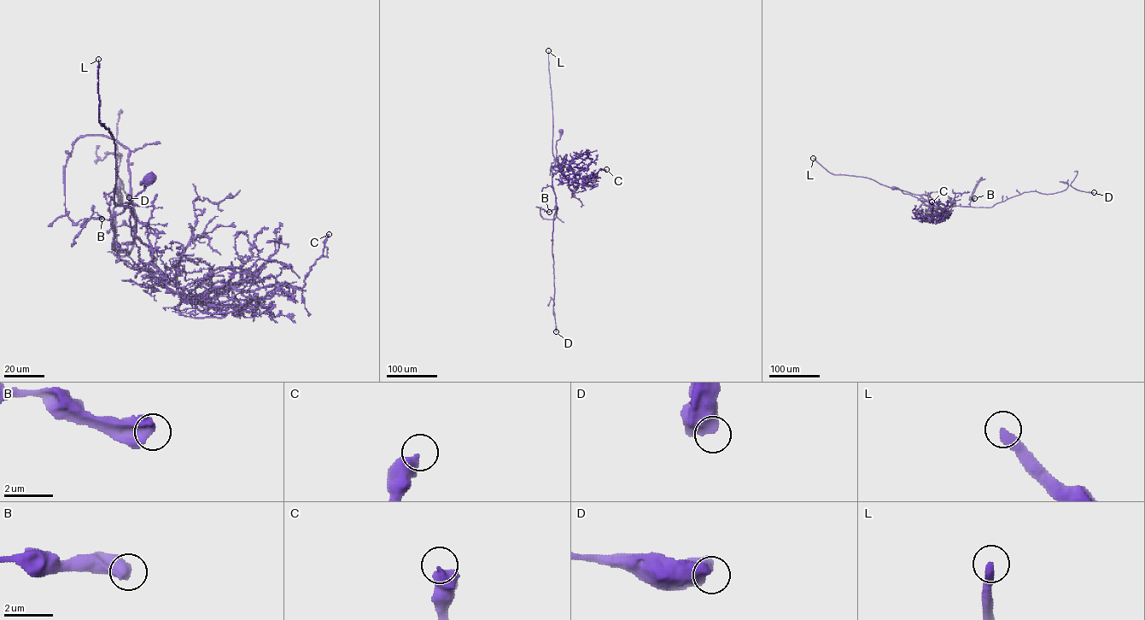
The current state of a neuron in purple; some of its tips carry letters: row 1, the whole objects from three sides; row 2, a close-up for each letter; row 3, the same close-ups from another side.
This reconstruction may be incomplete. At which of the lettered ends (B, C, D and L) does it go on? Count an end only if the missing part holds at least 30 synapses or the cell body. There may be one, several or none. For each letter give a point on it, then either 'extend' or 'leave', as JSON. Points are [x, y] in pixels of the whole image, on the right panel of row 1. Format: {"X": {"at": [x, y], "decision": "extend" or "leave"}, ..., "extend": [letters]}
{"B": {"at": [974, 198], "decision": "leave"}, "C": {"at": [931, 201], "decision": "leave"}, "D": {"at": [1094, 192], "decision": "leave"}, "L": {"at": [813, 158], "decision": "extend"}, "extend": ["L"]}

